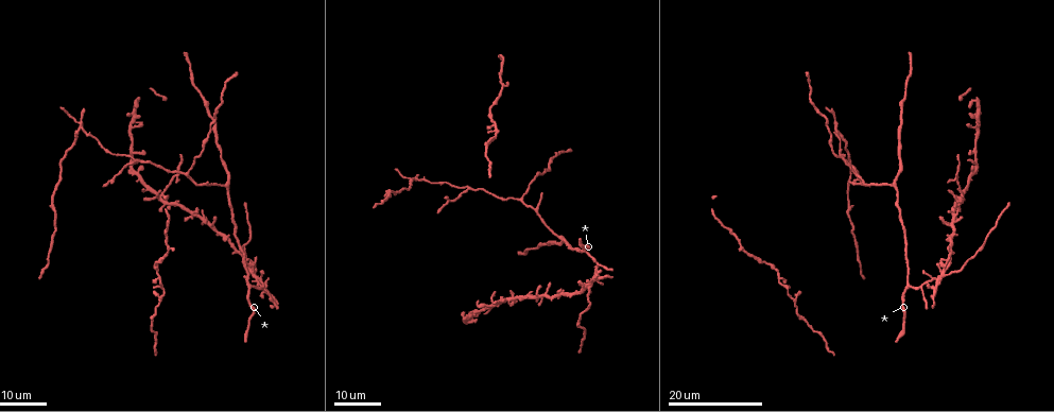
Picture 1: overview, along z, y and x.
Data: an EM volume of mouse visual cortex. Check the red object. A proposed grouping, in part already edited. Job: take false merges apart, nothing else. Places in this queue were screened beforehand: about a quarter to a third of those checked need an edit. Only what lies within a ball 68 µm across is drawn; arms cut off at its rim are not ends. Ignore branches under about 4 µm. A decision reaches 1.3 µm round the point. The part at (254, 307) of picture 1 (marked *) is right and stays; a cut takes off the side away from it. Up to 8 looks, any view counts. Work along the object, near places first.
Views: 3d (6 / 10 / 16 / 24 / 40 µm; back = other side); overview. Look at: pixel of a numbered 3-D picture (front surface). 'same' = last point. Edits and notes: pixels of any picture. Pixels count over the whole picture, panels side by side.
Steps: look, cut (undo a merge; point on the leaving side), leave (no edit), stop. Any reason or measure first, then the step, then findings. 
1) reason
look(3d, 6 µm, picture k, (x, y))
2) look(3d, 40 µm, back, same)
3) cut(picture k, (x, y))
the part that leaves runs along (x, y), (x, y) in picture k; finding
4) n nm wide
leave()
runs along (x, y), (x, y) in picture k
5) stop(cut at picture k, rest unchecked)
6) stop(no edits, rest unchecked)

looks like a crossing
look(3d, 24 µm, picture 1, (251, 275))

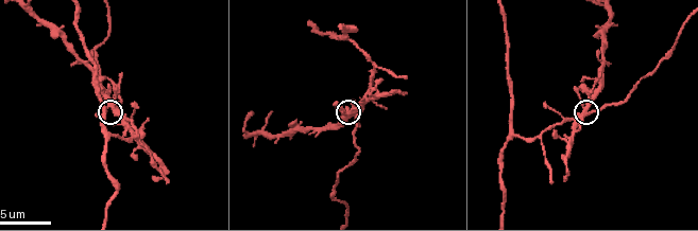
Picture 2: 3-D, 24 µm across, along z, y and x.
look(3d, 6 µm, picture 2, (354, 112))

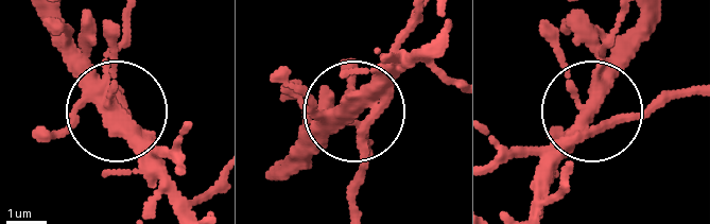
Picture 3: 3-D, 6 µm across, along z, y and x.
look(3d, 6 µm, back, picture 3, (353, 108))

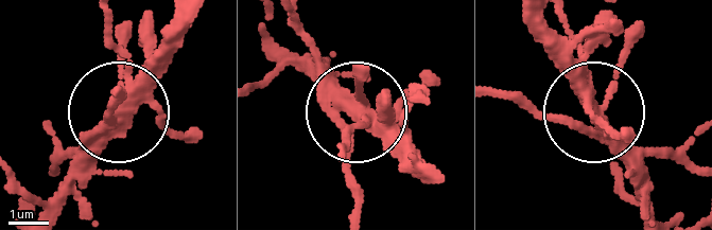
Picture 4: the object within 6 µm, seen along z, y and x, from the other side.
side arm 25 µm
leave()
runs along (690, 166), (649, 154), (598, 112), (548, 120), (497, 95) in picture 4; continuous, no second neuron

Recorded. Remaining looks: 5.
look(3d, 24 µm, picture 1, (495, 305))

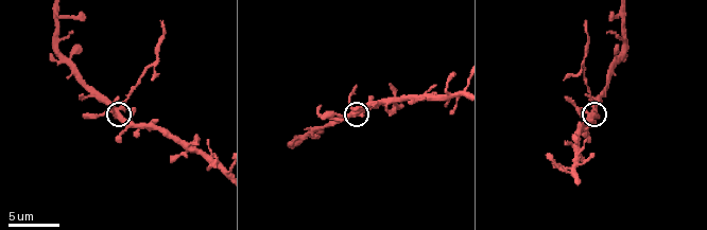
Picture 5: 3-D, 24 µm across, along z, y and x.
zoom in
look(3d, 6 µm, picture 5, (118, 108))

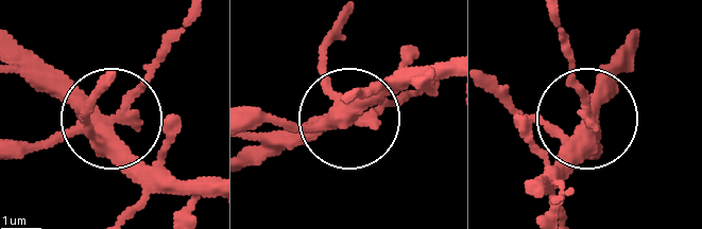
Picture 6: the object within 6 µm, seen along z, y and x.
400 nm wide
cut(picture 6, (142, 66))
the part that leaves runs along (120, 116), (181, 17) in picture 6; two neurons meet here

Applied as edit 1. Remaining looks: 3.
look(overview)

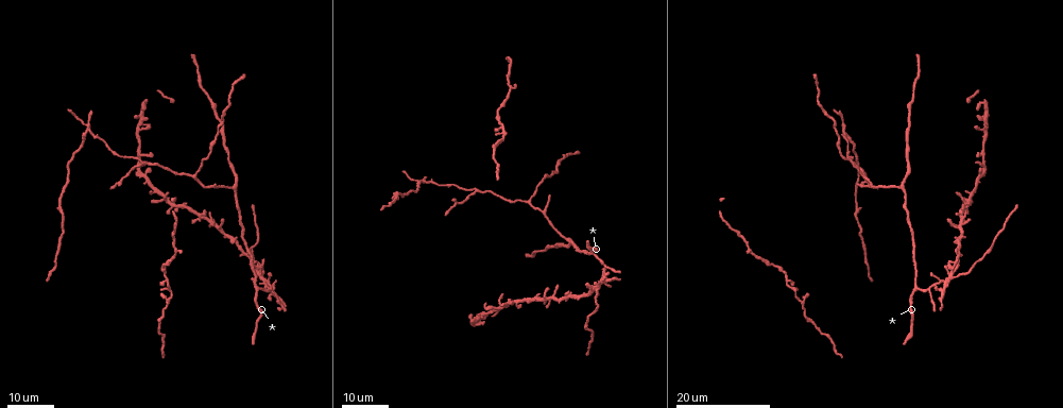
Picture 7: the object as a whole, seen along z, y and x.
branch point
look(3d, 16 µm, picture 7, (862, 175))

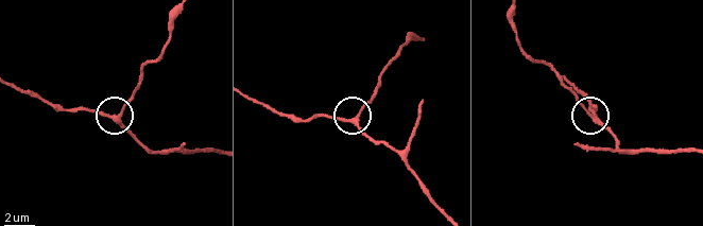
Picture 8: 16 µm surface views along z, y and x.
look(3d, 10 µm, picture 8, (593, 118))

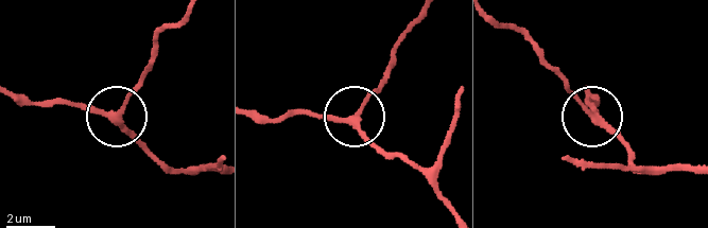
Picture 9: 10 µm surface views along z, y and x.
leave()
all the same neuron

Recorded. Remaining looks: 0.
stop(cut at picture 6, rest unchecked)

